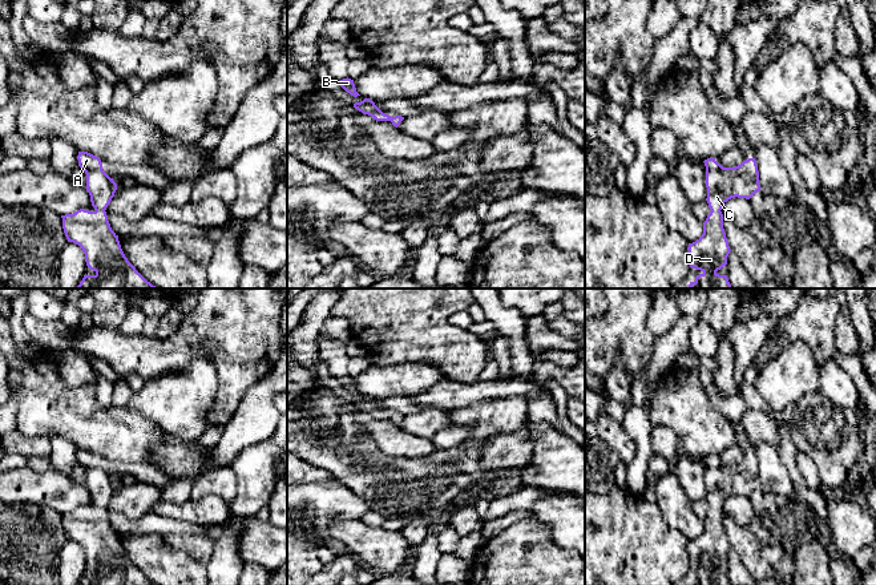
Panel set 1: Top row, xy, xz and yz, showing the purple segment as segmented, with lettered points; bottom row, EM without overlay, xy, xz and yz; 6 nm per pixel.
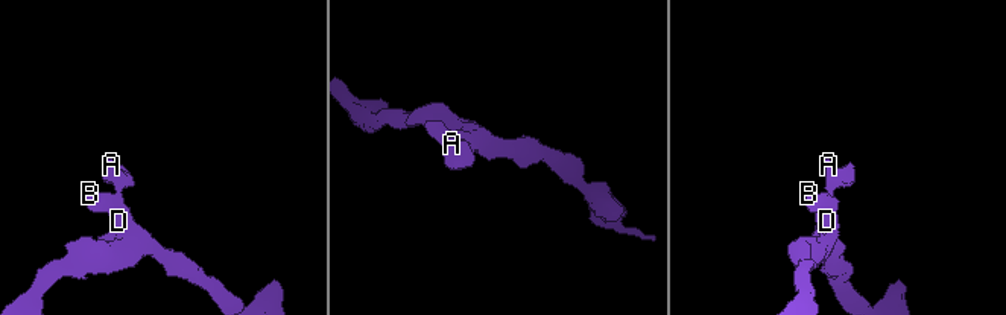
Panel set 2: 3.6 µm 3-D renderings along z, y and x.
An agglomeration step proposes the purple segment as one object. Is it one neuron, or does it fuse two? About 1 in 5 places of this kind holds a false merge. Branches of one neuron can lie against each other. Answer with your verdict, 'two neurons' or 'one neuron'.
one neuron

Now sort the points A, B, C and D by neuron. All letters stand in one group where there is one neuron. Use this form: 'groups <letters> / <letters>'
groups A B C D

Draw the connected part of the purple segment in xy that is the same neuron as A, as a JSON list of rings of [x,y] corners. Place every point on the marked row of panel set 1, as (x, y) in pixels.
[[[78,152],[77,160],[86,174],[86,191],[94,210],[61,215],[62,229],[68,242],[82,249],[86,266],[96,273],[85,274],[77,289],[157,289],[128,261],[108,221],[105,210],[117,183],[102,170],[98,157]]]

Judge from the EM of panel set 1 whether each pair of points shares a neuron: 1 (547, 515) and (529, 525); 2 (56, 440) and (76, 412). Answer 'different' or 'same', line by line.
1: different
2: different

